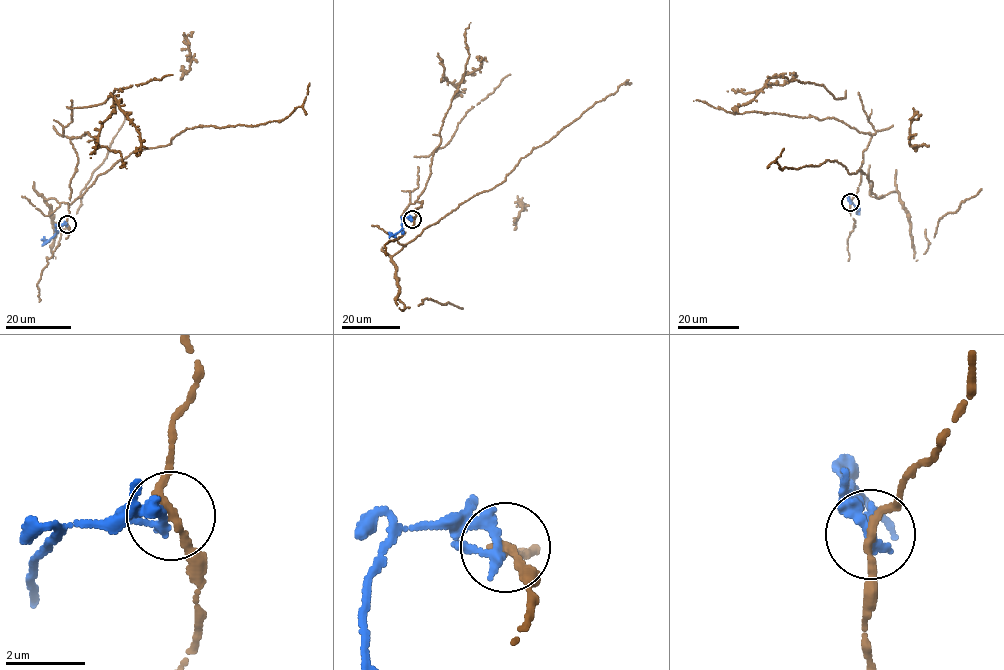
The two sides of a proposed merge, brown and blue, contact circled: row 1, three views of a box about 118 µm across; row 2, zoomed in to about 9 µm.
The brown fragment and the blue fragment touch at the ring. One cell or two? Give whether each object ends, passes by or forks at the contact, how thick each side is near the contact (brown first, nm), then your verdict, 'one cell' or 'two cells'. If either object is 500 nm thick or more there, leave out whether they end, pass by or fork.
brown passes by; blue ends there; 180 nm thick on the brown side, 360 nm on the other; two cells

